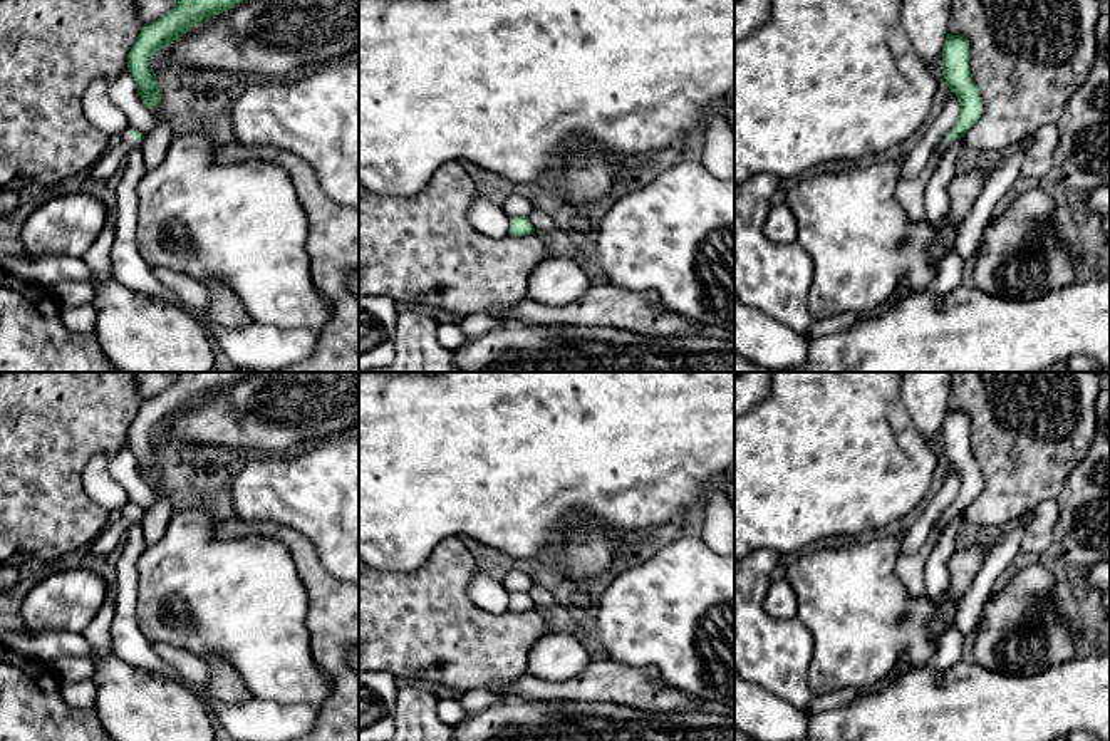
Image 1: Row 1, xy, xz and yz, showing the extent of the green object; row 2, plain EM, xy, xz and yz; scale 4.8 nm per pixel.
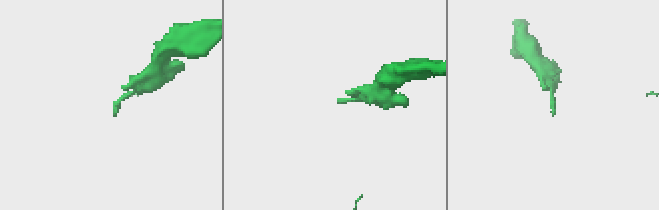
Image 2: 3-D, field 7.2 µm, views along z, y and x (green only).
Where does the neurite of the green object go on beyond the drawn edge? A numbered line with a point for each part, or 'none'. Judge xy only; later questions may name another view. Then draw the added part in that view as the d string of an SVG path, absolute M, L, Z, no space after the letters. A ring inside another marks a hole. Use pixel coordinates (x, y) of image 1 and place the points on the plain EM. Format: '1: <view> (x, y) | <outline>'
1: xy (109, 538) | M129 503L121 515L109 520L106 530L91 543L89 558L107 558L119 547L127 526L141 521L131 506Z

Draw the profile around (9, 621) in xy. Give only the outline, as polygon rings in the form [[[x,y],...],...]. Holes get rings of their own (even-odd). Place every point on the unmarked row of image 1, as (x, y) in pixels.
[[[0,612],[0,630],[10,630],[15,634],[29,632],[18,612]]]

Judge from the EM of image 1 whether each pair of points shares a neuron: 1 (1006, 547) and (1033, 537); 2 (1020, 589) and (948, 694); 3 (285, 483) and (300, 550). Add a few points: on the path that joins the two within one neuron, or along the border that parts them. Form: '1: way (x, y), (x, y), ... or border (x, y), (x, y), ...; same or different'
1: border (1033, 512), (1020, 550); different
2: border (973, 659), (988, 669), (1010, 674); different
3: border (257, 520), (275, 520), (295, 528), (321, 559); different

